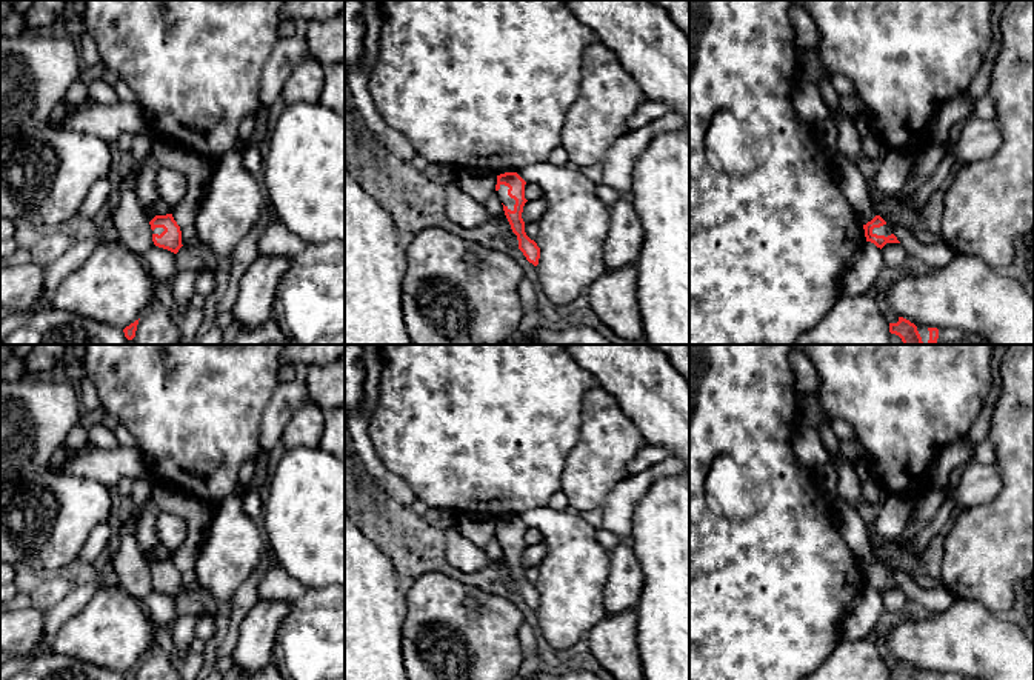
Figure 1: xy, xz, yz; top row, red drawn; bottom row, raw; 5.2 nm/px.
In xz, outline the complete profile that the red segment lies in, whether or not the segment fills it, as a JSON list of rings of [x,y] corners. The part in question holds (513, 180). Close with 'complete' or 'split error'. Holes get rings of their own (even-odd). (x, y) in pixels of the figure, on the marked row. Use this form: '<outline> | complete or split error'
[[[505,172],[497,175],[495,191],[503,203],[505,215],[511,225],[512,232],[517,235],[519,249],[526,260],[534,266],[539,265],[540,248],[525,232],[525,222],[522,218],[526,182],[517,172]]] | split error

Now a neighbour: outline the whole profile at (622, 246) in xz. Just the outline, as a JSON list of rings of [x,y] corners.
[[[622,197],[609,206],[609,229],[605,240],[605,265],[619,271],[635,265],[643,246],[643,228],[629,197]]]

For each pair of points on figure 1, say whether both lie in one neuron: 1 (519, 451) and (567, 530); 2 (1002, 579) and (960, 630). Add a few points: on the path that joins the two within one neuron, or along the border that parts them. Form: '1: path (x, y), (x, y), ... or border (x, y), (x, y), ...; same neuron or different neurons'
1: border (547, 505), (523, 510), (516, 516); different neurons
2: border (956, 597), (977, 600), (997, 614); different neurons

